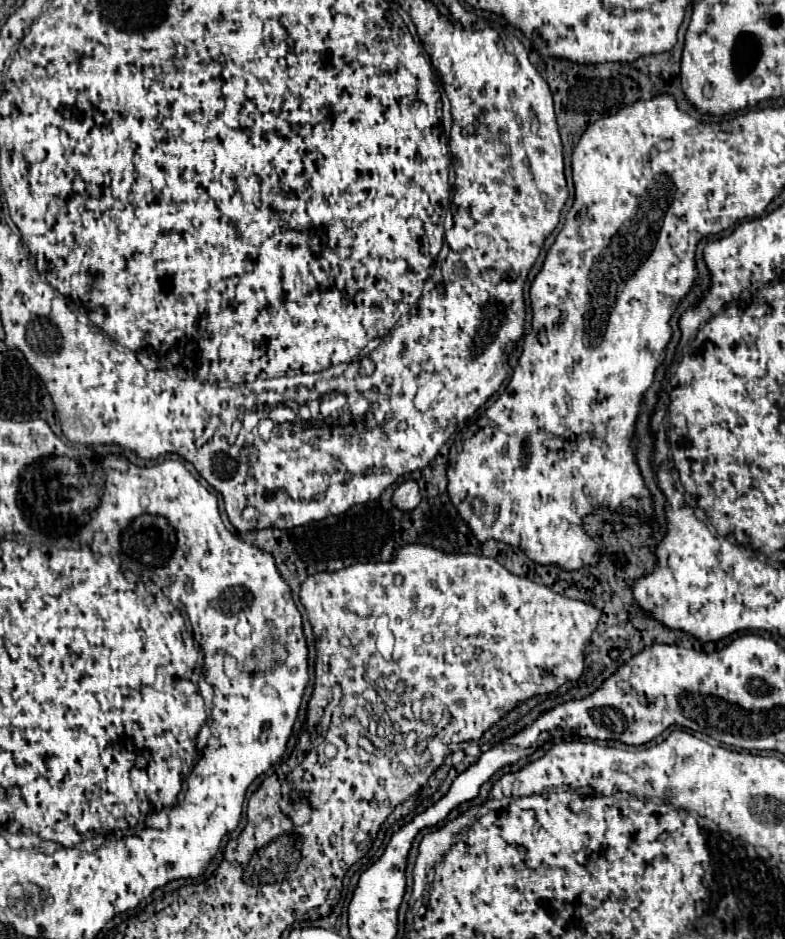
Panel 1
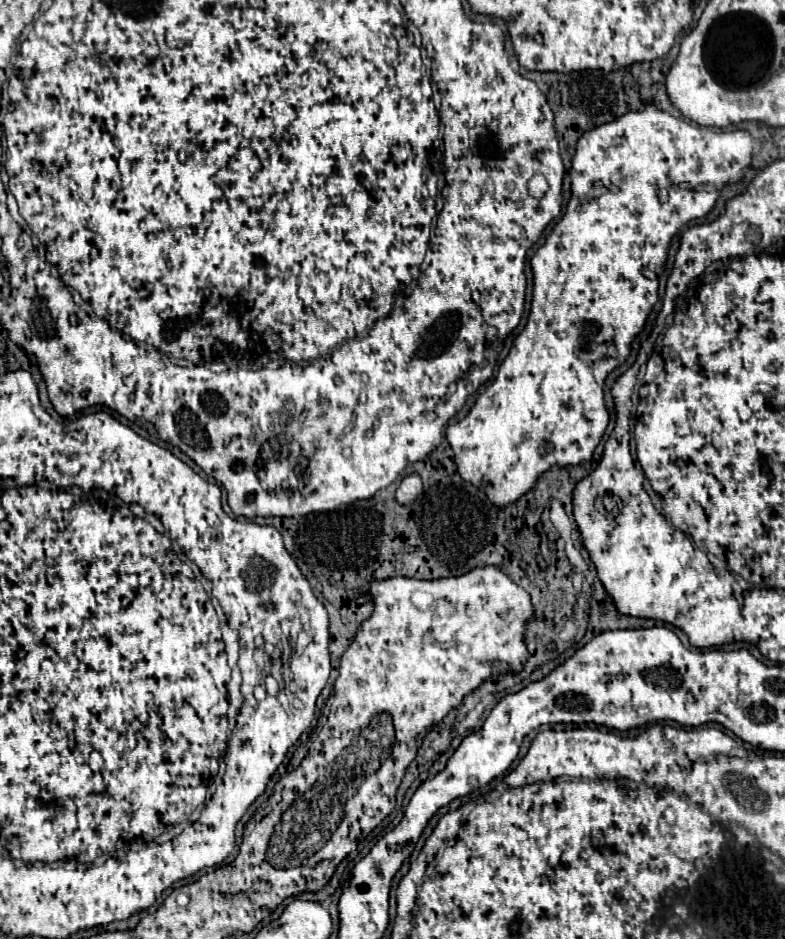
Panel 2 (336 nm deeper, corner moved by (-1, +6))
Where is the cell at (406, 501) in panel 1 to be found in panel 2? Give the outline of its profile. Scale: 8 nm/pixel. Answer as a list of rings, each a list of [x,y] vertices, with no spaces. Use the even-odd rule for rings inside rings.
[[[410,474],[410,476],[404,476],[398,490],[396,490],[396,500],[400,504],[412,504],[418,494],[422,492],[422,480],[418,474]]]

